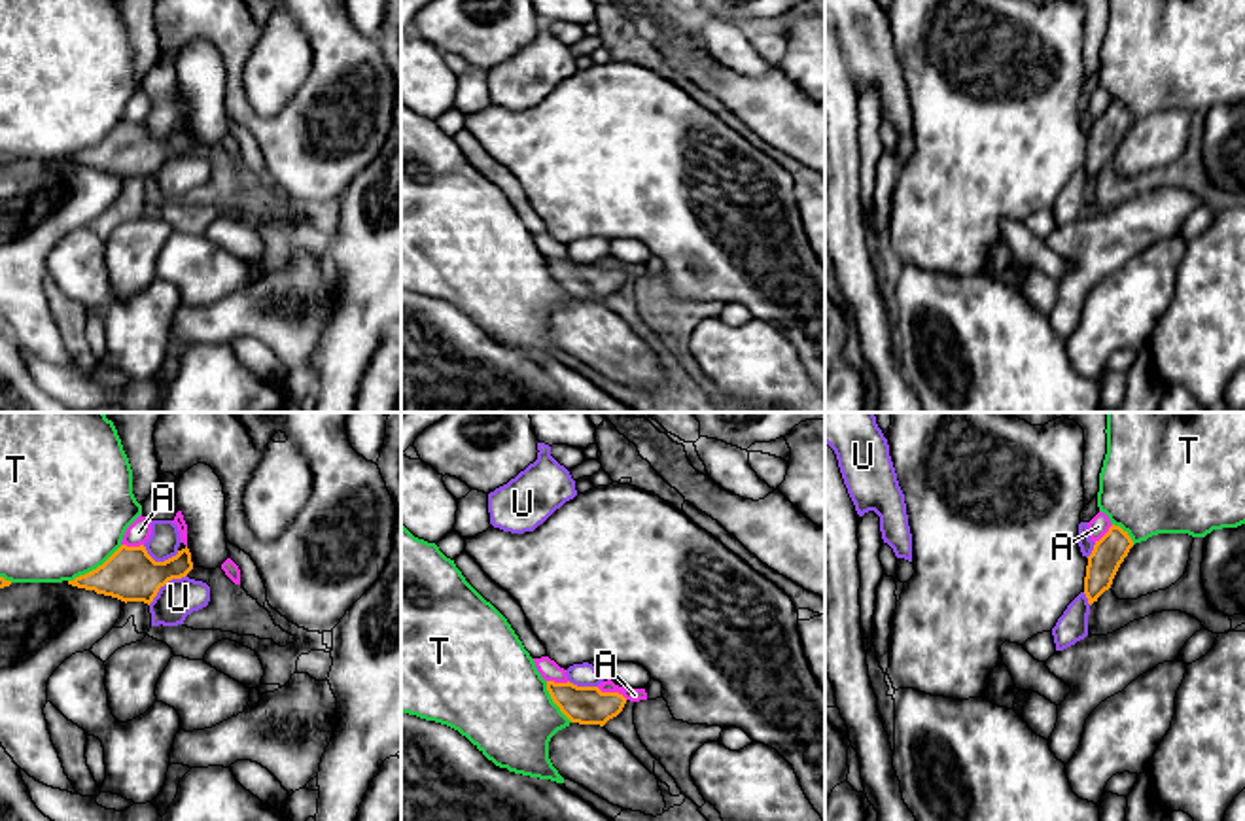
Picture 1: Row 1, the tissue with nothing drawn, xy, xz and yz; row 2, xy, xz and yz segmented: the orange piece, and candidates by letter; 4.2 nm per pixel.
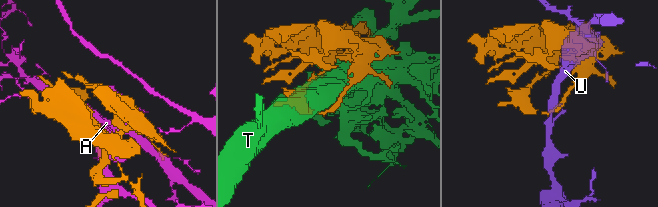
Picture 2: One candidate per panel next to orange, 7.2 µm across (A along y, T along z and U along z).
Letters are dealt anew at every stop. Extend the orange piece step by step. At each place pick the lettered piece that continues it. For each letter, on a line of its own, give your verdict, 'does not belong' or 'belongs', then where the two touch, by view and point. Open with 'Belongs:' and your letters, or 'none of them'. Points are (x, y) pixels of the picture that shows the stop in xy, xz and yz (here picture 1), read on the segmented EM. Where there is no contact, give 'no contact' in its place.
Belongs: none of them
A: does not belong; contact xz (612, 693)
T: does not belong; contact xy (97, 568)
U: does not belong; contact xy (165, 583)

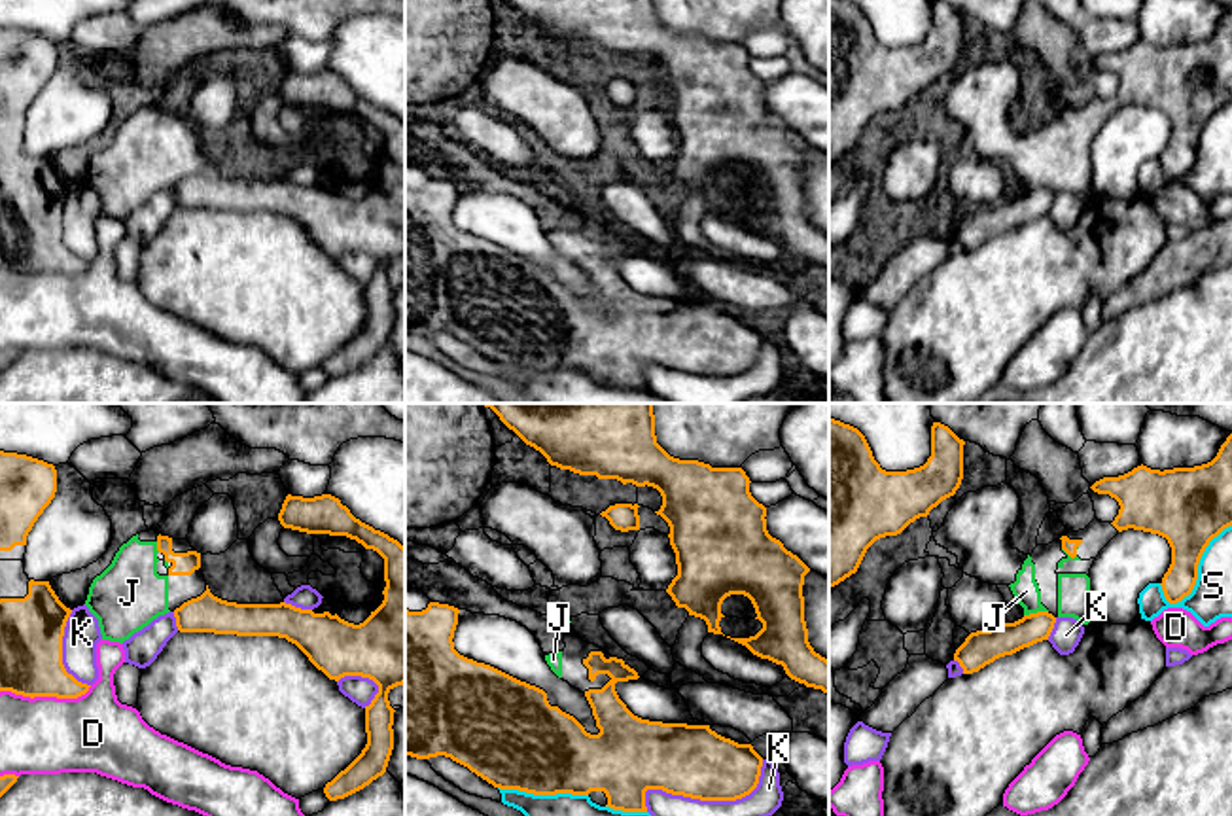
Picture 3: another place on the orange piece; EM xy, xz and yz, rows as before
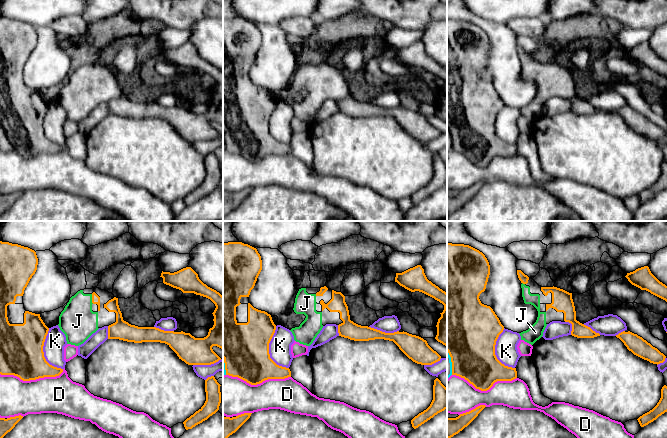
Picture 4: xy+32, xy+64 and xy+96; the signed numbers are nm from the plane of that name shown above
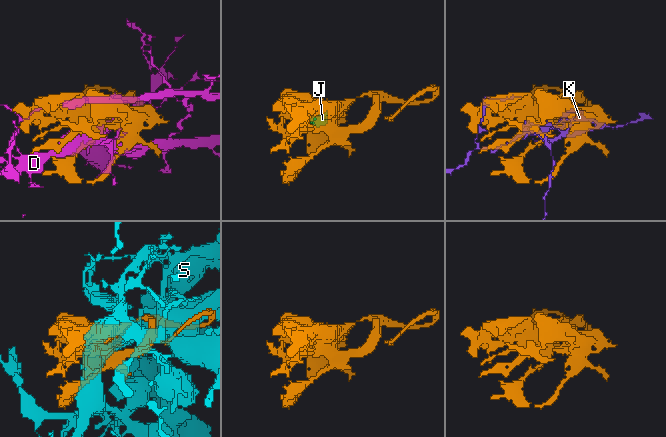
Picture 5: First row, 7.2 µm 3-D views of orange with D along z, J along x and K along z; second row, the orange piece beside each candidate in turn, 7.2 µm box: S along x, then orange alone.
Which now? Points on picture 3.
Belongs: J
D: does not belong; contact xy (46, 695)
J: belongs; contact yz (1038, 612)
K: does not belong; contact xz (704, 799)
S: does not belong; contact yz (1196, 567)

